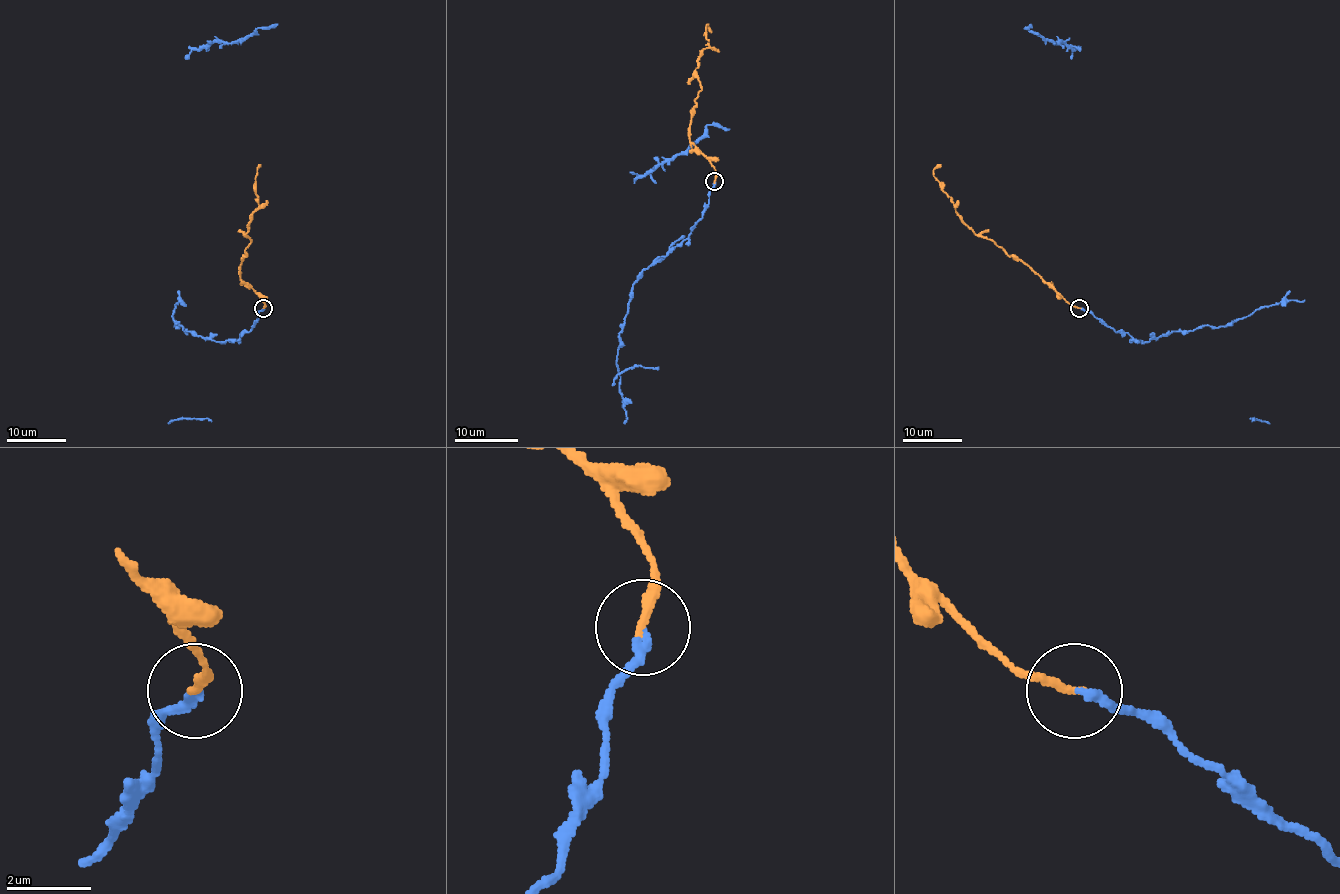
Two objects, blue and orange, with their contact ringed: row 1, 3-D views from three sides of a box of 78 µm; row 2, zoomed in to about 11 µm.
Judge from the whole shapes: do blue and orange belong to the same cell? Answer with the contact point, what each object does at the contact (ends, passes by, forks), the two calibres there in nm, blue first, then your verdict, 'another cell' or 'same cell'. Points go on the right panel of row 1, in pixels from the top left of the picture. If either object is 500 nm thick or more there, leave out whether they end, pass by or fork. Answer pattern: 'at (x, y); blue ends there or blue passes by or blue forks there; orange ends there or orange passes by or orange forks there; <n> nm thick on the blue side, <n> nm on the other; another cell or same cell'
at (1079, 308); blue ends there; orange ends there; 200 nm thick on the blue side, 200 nm on the other; same cell

